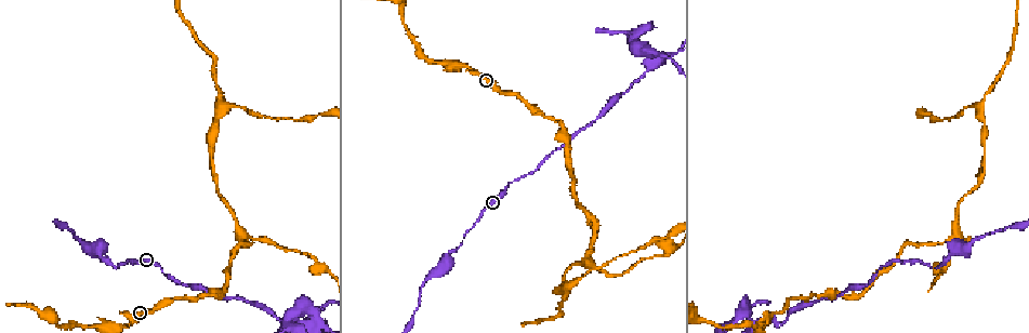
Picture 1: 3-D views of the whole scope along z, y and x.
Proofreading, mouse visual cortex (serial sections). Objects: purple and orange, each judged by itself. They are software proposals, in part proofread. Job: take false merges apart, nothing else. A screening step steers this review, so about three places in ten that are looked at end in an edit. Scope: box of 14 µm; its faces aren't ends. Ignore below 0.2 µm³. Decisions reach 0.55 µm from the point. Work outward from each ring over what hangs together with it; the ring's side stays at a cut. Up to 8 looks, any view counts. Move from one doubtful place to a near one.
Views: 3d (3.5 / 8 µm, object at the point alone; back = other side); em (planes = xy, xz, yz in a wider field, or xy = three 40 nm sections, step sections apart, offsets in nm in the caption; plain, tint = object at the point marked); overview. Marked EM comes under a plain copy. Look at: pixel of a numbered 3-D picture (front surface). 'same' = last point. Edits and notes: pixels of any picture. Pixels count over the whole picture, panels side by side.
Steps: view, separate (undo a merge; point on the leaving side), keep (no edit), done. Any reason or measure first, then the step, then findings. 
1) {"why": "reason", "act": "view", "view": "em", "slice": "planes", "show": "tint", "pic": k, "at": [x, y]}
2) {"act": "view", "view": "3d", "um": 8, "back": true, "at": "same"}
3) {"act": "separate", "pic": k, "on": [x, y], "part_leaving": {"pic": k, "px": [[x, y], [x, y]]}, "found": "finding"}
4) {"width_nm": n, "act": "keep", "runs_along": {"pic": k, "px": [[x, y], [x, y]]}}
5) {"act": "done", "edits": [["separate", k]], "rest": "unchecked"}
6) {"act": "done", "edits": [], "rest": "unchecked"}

{"why": "three-way junction", "act": "view", "view": "3d", "um": 3.5, "pic": 1, "at": [587, 264]}

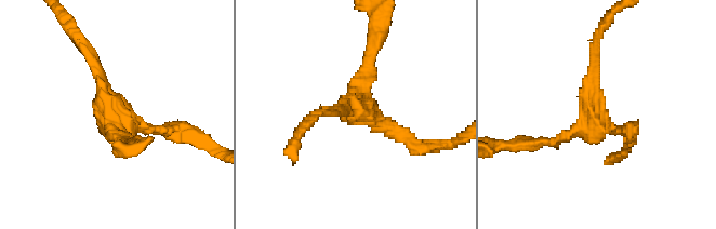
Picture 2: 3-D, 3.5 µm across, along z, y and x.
{"act": "view", "view": "em", "slice": "xy", "step": 1, "show": "tint", "pic": 2, "at": [116, 121]}

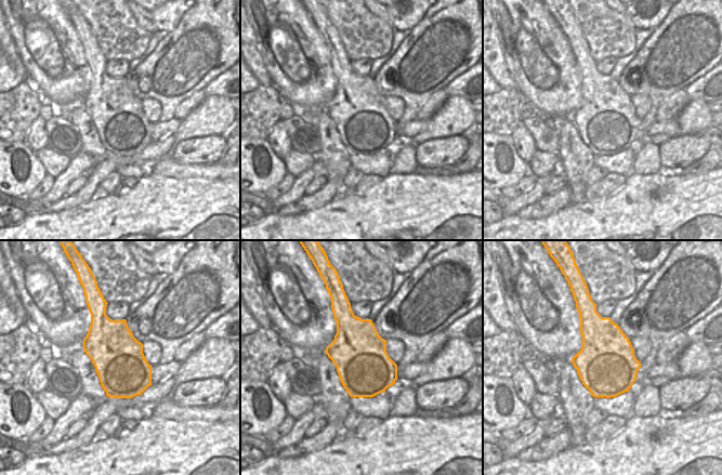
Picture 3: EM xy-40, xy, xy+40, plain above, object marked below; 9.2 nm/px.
{"act": "keep", "found": "all the same cell"}

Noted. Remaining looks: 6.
{"why": "three arms meet", "act": "view", "view": "3d", "um": 3.5, "pic": 1, "at": [568, 288]}

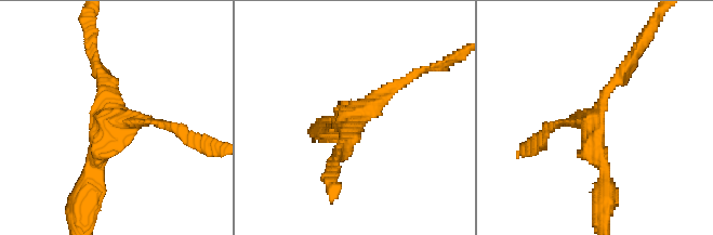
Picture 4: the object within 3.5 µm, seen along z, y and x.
{"arms": 3, "arm_widths_nm": [150, 200, 250], "why": "now the EM", "act": "view", "view": "em", "slice": "xy", "step": 3, "show": "tint", "pic": 4, "at": [594, 132]}

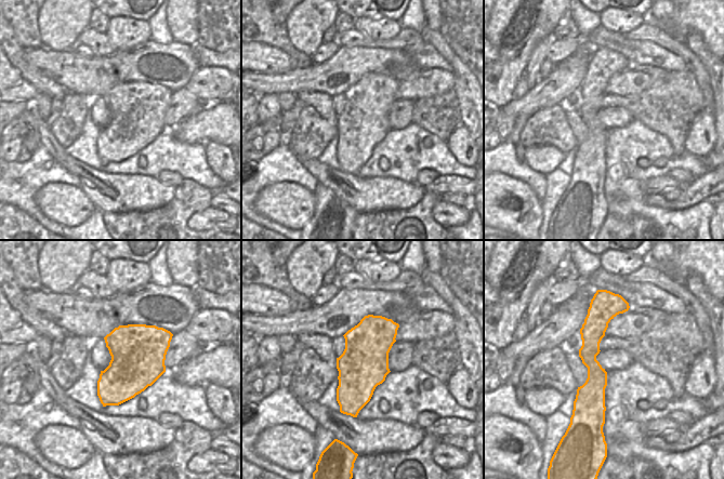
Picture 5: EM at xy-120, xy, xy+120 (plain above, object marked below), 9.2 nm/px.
{"act": "keep", "runs_along": {"pic": 5, "px": [[617, 307], [591, 334], [599, 416]]}, "found": "all the same cell"}

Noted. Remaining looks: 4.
{"act": "view", "view": "3d", "um": 3.5, "pic": 1, "at": [667, 254]}

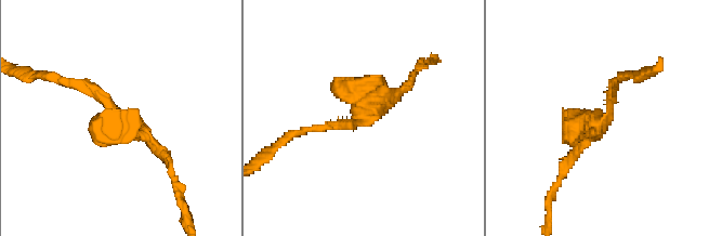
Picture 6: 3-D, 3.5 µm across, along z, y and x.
{"why": "now the EM", "act": "view", "view": "em", "slice": "xy", "step": 2, "show": "tint", "pic": 6, "at": [364, 116]}

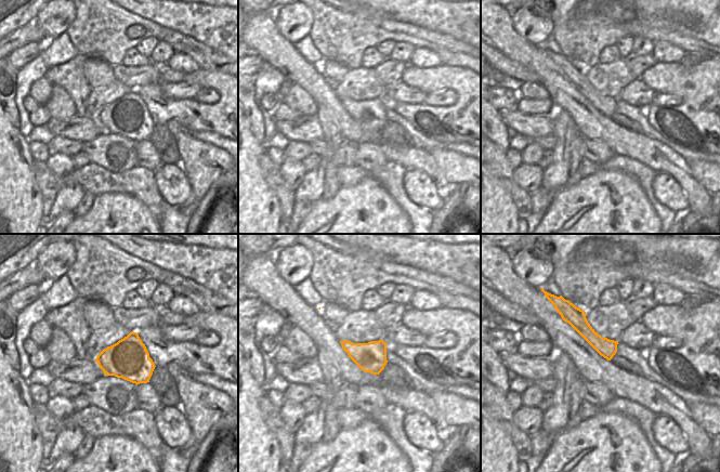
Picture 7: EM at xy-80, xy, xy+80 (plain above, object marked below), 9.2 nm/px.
{"width_nm": 280, "act": "keep", "runs_along": {"pic": 7, "px": [[570, 310], [609, 356]]}, "found": "continuous, no second cell"}

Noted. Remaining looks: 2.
{"act": "done", "edits": [], "rest": "unchecked"}

